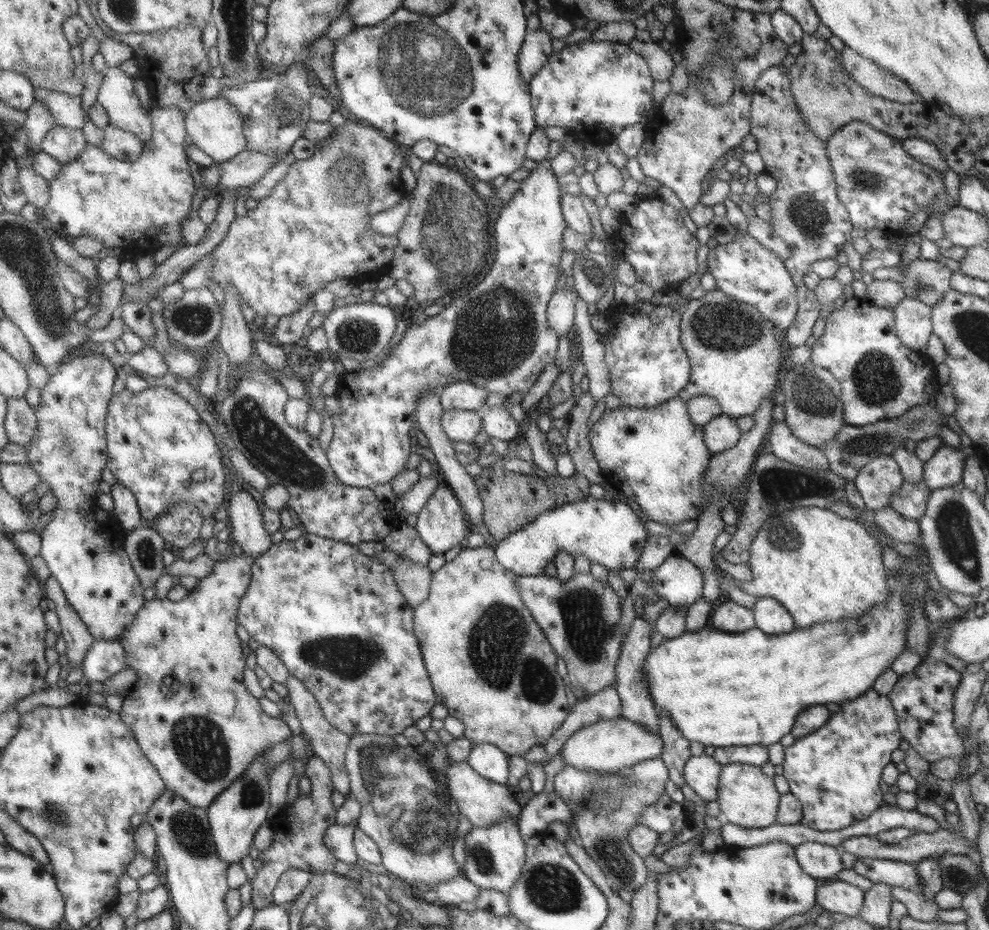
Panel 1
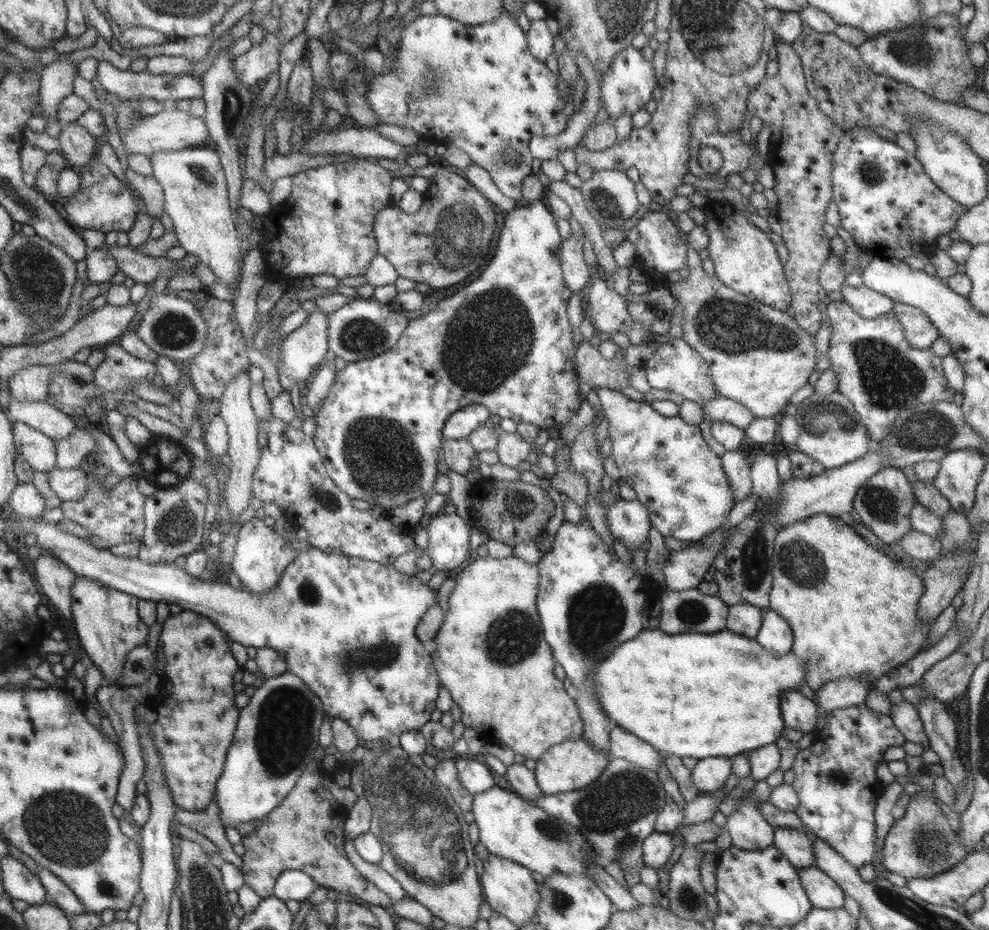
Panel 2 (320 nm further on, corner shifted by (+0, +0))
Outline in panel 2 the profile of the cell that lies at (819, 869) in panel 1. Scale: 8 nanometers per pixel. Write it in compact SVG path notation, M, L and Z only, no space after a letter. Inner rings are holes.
M776 826L772 845L777 847L796 869L814 866L811 841L803 831Z

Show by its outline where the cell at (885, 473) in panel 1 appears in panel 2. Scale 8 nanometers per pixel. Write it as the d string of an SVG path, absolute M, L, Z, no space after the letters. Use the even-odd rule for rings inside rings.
M886 467L875 473L857 490L851 503L851 509L861 519L861 524L870 529L873 535L881 542L893 545L911 531L909 513L917 503L913 494L912 485L907 482L901 469Z

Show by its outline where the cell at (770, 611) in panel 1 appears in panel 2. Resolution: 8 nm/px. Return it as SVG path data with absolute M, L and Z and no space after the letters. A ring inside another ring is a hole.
M774 610L764 611L761 626L754 639L773 656L783 656L792 647L791 627Z

